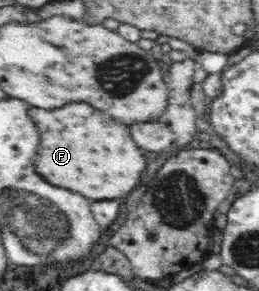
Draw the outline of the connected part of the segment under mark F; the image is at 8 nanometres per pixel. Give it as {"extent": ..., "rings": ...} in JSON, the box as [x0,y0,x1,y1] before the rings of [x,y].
{"extent":[33,104,145,200],"rings":[[[65,104],[65,108],[55,108],[53,112],[33,108],[33,120],[37,120],[37,132],[41,132],[41,160],[37,160],[36,172],[51,184],[79,192],[91,200],[125,196],[137,184],[145,168],[145,158],[142,150],[135,150],[125,124],[117,124],[113,118],[97,112],[91,104]]]}

